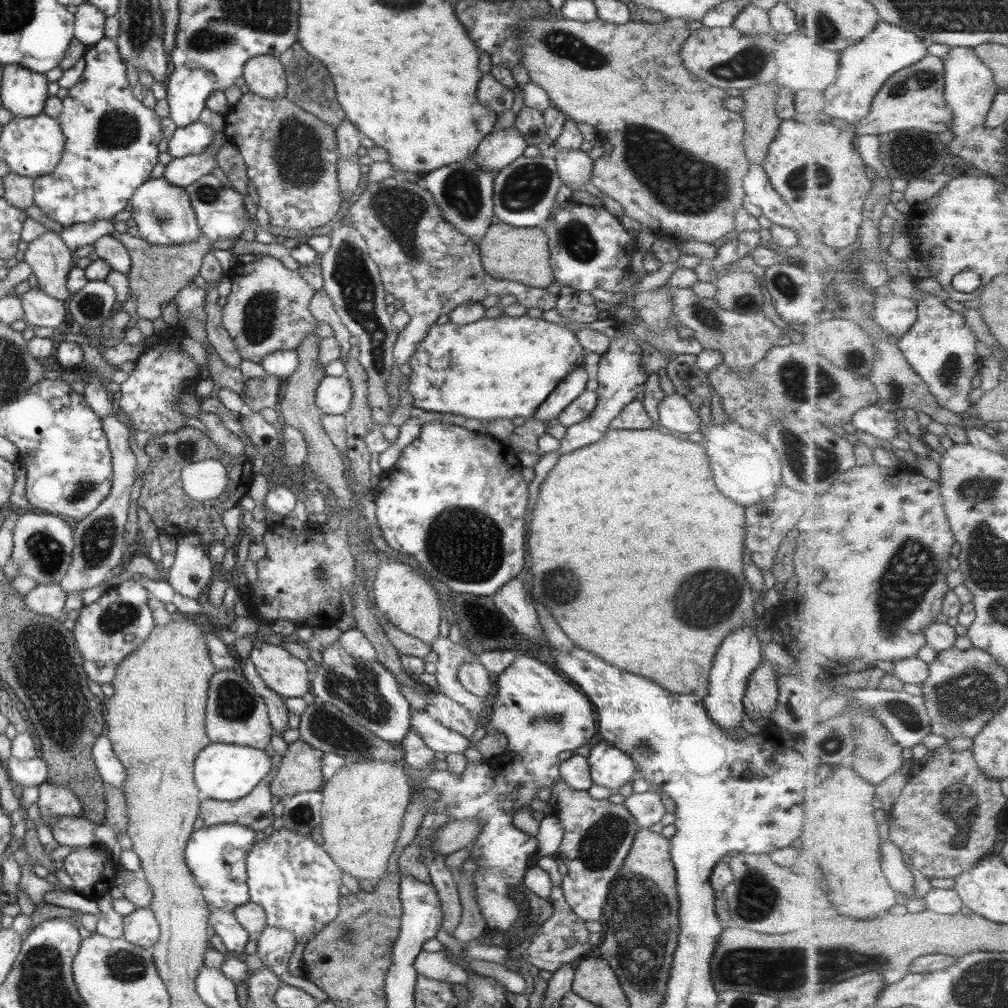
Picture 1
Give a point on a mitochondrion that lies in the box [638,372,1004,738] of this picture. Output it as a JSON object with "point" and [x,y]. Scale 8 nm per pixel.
{"point":[910,573]}

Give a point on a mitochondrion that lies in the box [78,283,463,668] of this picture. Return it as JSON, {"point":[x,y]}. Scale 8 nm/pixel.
{"point":[259,320]}

